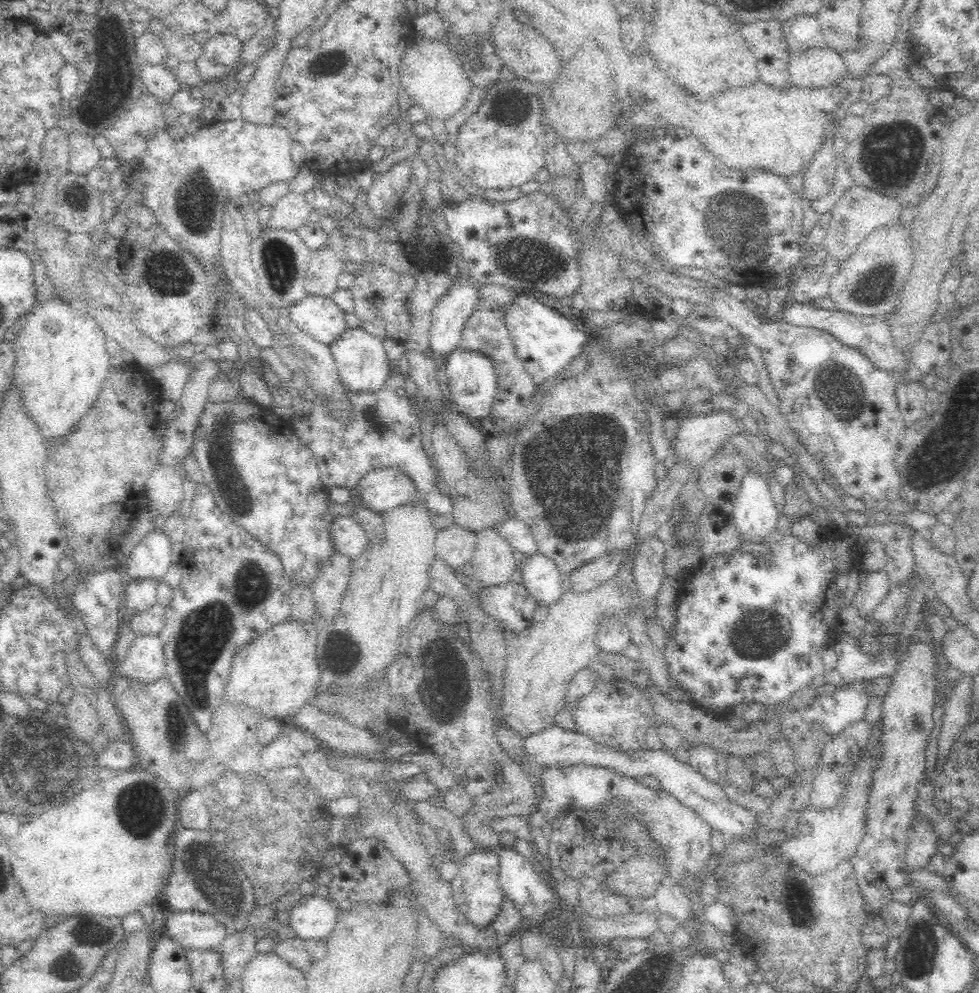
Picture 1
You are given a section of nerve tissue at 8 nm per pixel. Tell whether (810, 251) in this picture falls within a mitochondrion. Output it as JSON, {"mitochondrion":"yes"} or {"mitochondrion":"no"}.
{"mitochondrion":"no"}

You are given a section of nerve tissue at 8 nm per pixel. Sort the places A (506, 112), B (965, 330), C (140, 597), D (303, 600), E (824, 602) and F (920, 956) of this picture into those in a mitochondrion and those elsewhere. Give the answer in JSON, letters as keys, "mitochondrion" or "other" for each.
{"A":"mitochondrion","B":"other","C":"other","D":"other","E":"other","F":"mitochondrion"}

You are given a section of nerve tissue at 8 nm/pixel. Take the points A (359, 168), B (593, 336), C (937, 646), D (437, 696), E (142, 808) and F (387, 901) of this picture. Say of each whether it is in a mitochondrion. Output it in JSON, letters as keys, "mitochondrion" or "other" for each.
{"A":"other","B":"other","C":"other","D":"mitochondrion","E":"mitochondrion","F":"other"}

